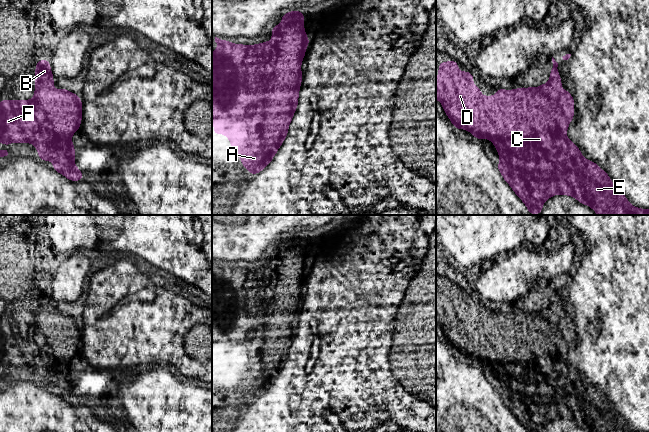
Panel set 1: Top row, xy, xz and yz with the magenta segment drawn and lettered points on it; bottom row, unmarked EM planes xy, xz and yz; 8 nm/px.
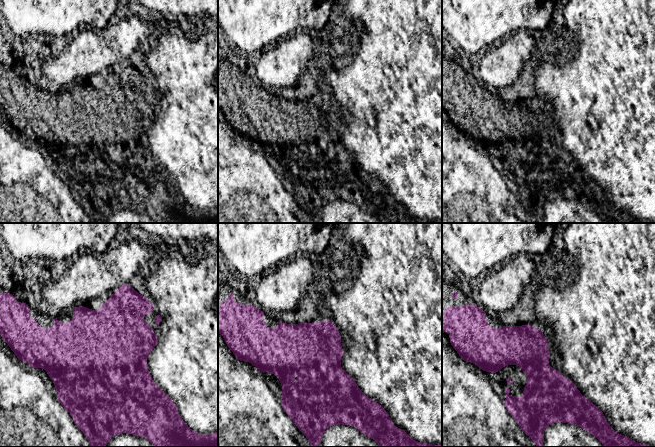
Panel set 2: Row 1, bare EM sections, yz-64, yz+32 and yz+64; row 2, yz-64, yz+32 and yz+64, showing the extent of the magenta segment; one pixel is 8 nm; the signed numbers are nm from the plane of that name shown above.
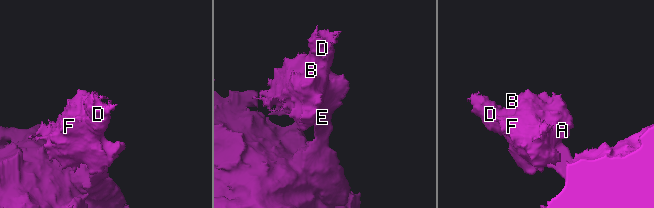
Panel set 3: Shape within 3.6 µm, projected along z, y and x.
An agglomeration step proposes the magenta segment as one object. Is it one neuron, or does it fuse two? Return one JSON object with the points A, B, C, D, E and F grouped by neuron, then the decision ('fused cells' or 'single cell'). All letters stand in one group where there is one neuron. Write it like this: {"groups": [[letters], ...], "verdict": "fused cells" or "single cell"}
{"groups": [["A", "B", "D", "F"], ["C", "E"]], "verdict": "fused cells"}

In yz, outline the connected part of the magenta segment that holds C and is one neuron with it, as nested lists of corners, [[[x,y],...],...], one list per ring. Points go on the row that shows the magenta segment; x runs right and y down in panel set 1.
[[[549,80],[538,89],[547,90],[550,86],[554,96],[553,118],[543,118],[535,128],[514,128],[510,132],[504,130],[500,137],[490,137],[500,155],[497,168],[527,206],[529,215],[541,214],[543,203],[557,194],[575,197],[598,215],[649,215],[649,209],[632,206],[625,195],[616,190],[608,174],[596,163],[584,159],[576,144],[567,138],[575,103],[570,92],[562,90],[556,80]]]

